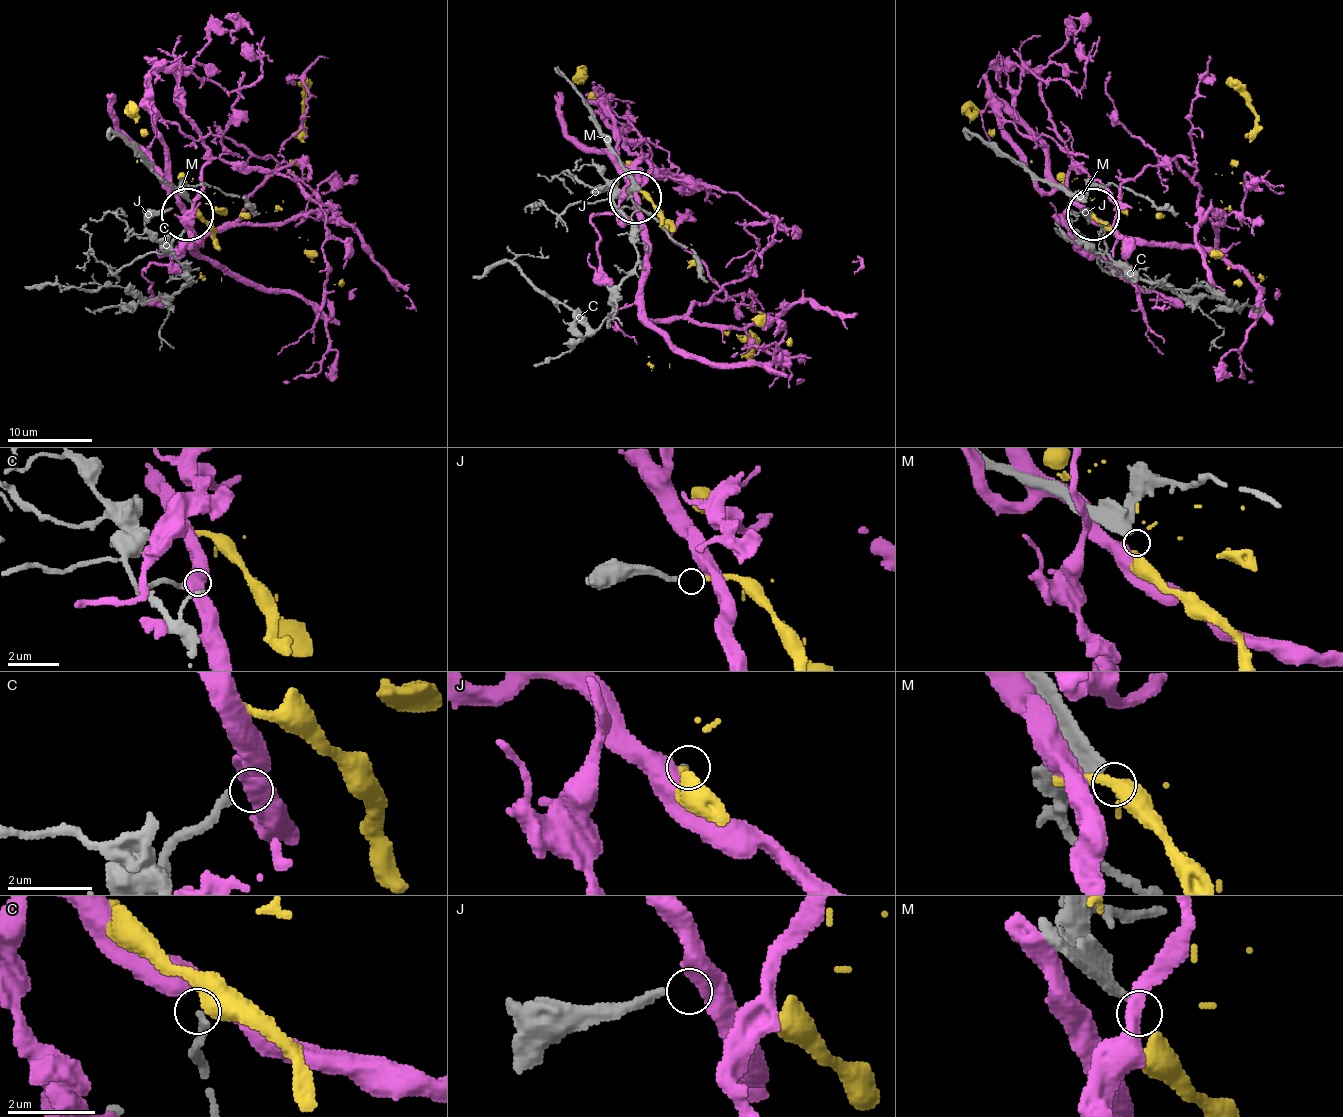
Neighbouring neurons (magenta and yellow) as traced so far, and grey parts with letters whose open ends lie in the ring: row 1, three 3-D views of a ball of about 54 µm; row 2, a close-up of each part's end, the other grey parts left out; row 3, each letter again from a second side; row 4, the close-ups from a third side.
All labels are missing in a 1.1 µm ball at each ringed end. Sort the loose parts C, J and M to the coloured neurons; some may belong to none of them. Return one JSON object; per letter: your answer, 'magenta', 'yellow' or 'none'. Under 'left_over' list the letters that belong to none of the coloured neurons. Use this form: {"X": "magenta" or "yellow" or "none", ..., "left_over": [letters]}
{"C": "magenta", "J": "yellow", "M": "none", "left_over": ["M"]}

